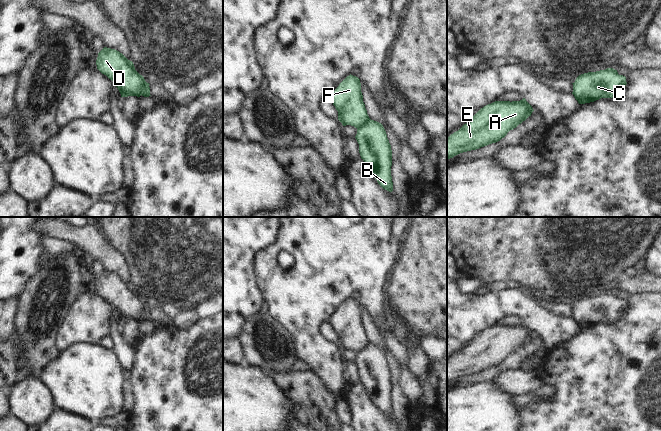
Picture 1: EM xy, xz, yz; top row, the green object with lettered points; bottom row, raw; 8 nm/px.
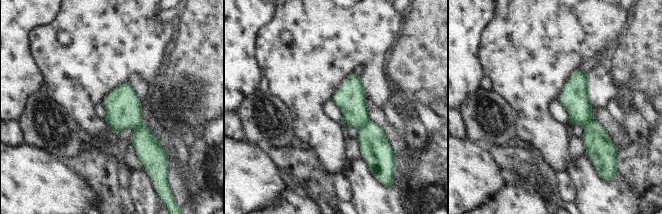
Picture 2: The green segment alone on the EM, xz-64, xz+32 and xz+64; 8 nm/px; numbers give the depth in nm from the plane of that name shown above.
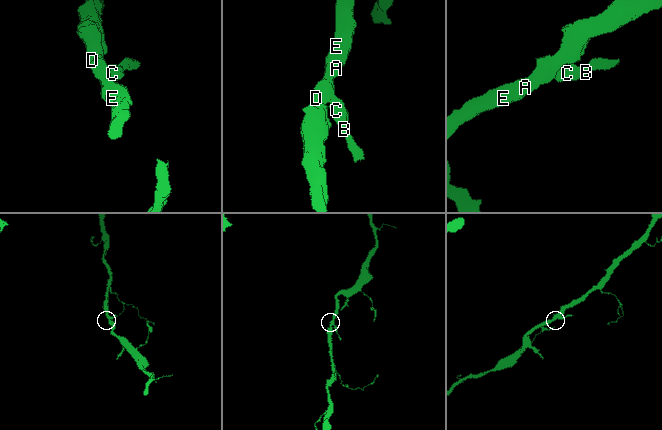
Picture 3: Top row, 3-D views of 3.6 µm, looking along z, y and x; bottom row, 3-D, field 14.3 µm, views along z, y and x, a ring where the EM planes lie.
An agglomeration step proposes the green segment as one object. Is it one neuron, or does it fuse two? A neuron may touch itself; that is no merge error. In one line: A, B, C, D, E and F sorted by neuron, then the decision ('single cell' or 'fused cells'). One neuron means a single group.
groups A D E F / B C; fused cells

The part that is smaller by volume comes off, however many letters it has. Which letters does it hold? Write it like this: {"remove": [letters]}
{"remove": ["B", "C"]}

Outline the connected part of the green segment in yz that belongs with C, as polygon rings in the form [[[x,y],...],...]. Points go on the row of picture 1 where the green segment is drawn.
[[[607,68],[579,75],[573,84],[572,94],[579,104],[585,104],[601,98],[613,98],[626,84],[625,76],[619,75],[613,68]]]

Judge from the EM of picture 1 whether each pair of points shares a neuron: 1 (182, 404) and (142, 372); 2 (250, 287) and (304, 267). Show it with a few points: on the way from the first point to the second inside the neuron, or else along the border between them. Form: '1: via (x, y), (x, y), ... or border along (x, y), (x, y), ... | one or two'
1: via (172, 394), (152, 374) | one
2: border along (254, 261), (254, 273), (266, 301) | two

